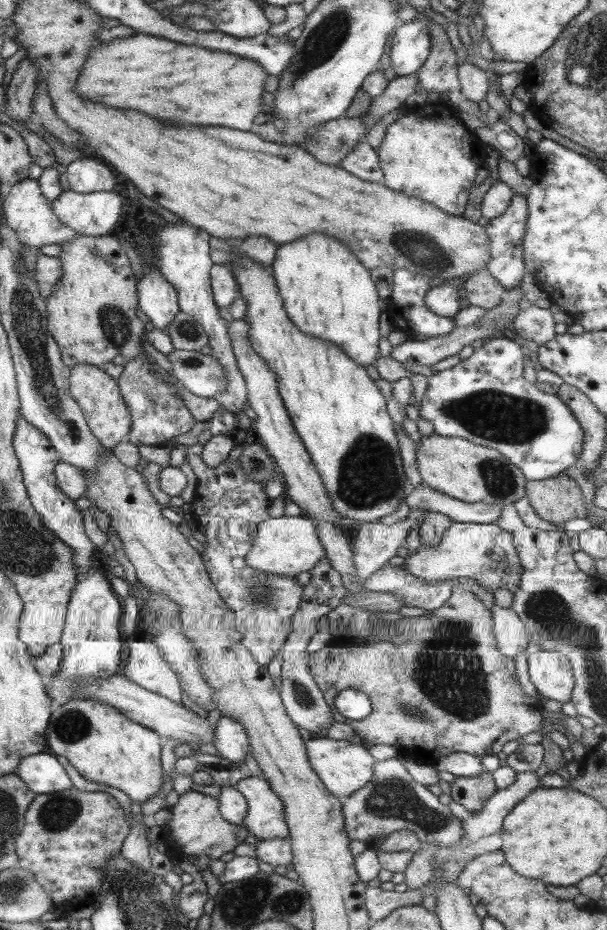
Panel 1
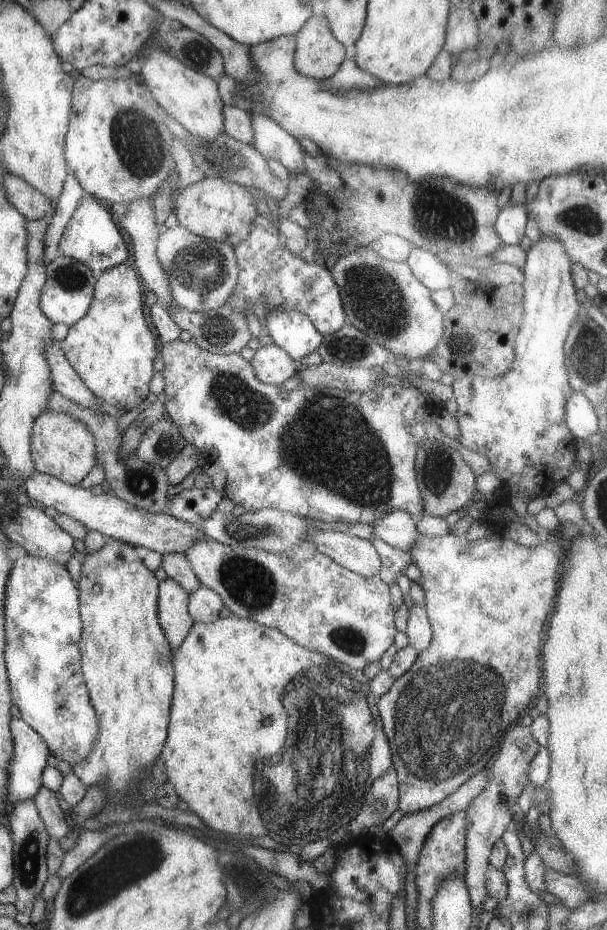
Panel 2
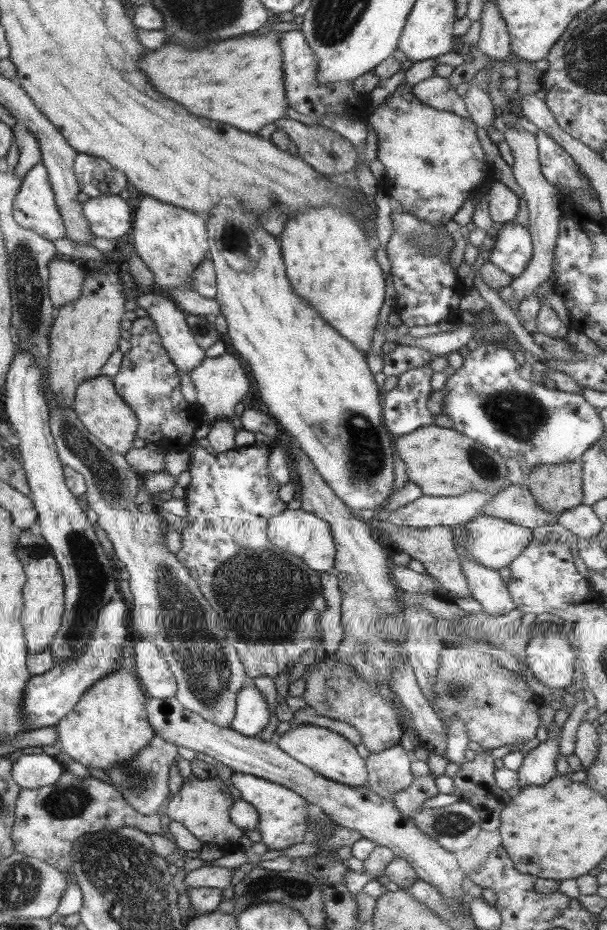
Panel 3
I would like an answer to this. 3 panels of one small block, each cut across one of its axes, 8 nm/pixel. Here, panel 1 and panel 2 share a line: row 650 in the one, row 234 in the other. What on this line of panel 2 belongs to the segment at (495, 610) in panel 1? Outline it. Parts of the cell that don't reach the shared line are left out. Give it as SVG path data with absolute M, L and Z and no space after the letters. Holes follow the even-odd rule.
M508 201L498 210L495 220L495 232L499 234L499 240L507 246L519 244L525 236L527 218L527 207L523 202Z

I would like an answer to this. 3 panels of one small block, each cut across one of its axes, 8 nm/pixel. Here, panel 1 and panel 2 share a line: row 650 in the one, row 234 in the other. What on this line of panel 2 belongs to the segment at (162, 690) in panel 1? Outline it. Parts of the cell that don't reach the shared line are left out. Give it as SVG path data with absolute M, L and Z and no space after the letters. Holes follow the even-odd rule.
M141 199L127 205L127 212L116 218L117 226L125 229L131 239L133 248L133 268L140 279L144 292L153 291L158 301L169 307L173 302L168 289L167 276L164 274L157 258L155 257L155 244L161 232L159 226L154 222L153 206L148 199Z

